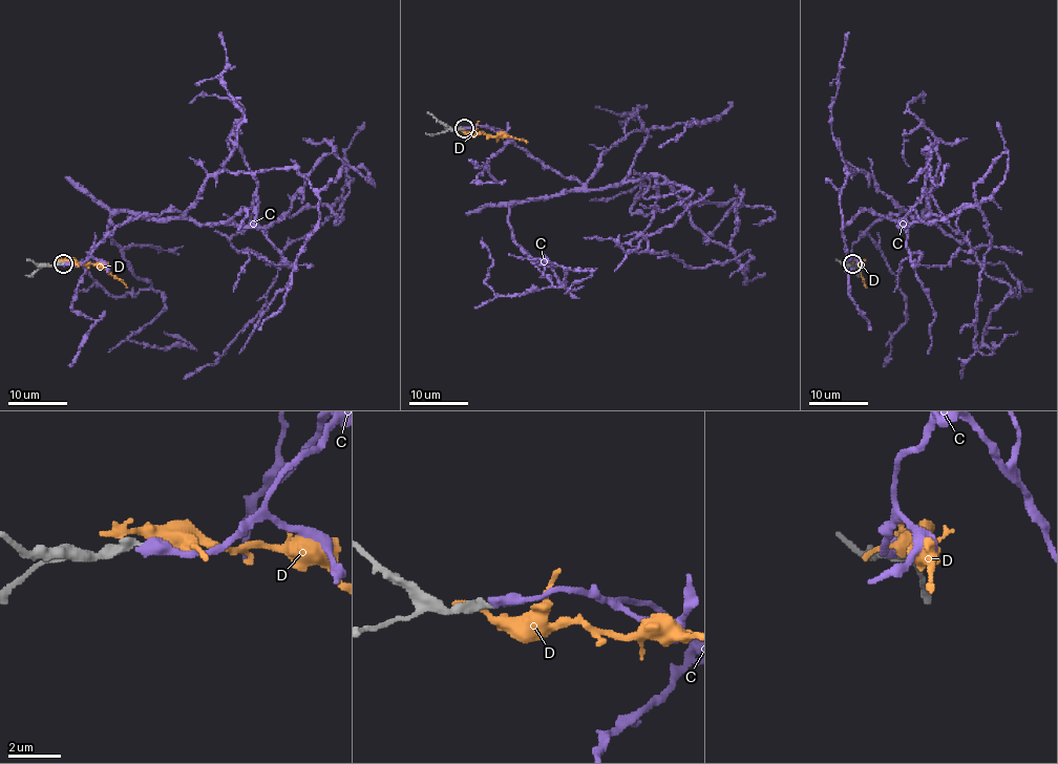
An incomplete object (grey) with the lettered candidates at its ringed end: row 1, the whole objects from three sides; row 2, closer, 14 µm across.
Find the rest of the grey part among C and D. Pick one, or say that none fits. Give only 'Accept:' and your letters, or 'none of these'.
Accept: C

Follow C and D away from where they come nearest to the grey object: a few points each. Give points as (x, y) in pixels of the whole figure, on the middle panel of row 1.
C: (463, 128), (498, 128), (588, 189), (660, 175), (745, 283), (750, 251), (690, 267), (584, 237)
D: (458, 128), (511, 135), (527, 142)

